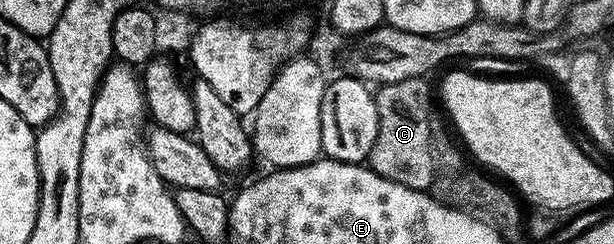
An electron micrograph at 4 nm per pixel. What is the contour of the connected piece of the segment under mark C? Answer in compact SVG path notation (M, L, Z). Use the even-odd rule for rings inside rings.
M415 77L414 79L402 79L398 83L390 83L389 85L379 86L375 90L374 96L376 99L376 106L378 107L378 139L374 139L374 147L370 151L368 160L366 162L368 168L374 170L378 175L382 175L386 179L394 179L394 183L402 183L411 189L423 189L425 191L431 190L432 180L434 179L434 159L432 158L432 123L434 114L432 114L432 97L434 101L434 93L428 90L429 82L423 77Z

